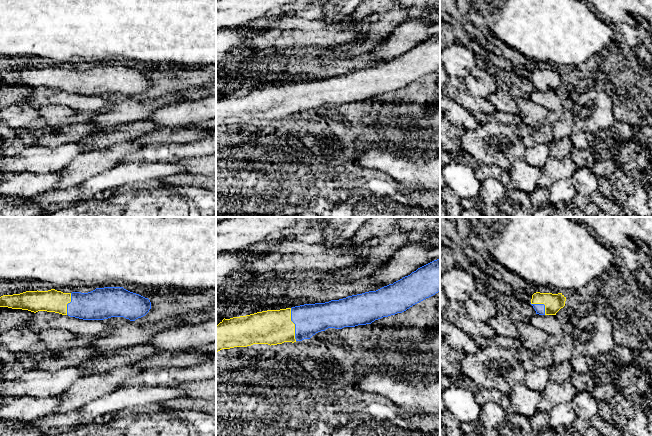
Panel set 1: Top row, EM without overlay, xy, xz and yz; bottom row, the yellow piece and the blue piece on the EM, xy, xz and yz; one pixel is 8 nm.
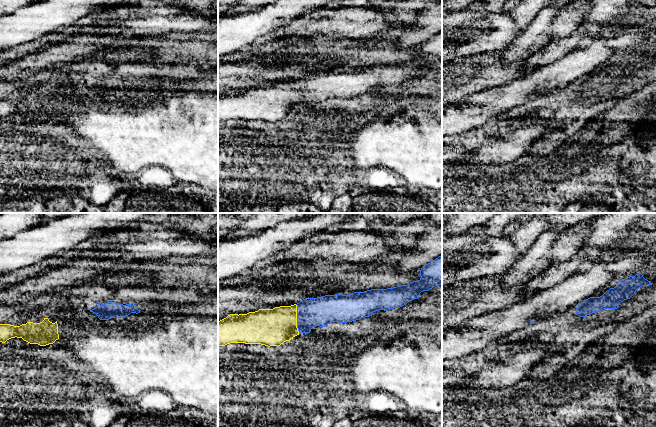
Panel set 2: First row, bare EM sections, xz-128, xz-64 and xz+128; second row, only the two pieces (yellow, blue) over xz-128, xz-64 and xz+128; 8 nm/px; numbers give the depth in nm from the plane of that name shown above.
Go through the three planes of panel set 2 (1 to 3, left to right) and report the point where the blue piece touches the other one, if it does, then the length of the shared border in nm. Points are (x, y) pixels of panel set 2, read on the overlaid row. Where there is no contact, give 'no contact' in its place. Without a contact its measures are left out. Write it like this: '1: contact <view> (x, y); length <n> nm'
1: no contact
2: contact xz-64 (296, 319); length 240 nm
3: no contact

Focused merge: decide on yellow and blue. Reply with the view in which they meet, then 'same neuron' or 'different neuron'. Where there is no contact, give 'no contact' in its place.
meets yellow in xz; same neuron

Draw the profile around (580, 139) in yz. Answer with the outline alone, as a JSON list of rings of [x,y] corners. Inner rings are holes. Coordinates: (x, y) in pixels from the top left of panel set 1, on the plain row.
[[[575,127],[569,137],[574,147],[582,150],[589,150],[590,144],[594,140],[595,135]]]

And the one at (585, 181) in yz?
[[[590,167],[578,168],[570,180],[577,193],[583,196],[590,197],[599,190],[598,176]]]

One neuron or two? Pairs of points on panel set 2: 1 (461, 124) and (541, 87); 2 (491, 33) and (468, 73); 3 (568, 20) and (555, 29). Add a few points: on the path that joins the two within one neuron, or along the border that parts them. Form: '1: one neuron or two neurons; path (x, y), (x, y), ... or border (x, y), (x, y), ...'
1: one neuron; path (481, 107), (521, 90)
2: two neurons; border (488, 53), (460, 56), (456, 59)
3: one neuron; path (565, 23), (558, 29)

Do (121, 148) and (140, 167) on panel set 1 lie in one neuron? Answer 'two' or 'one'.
two

